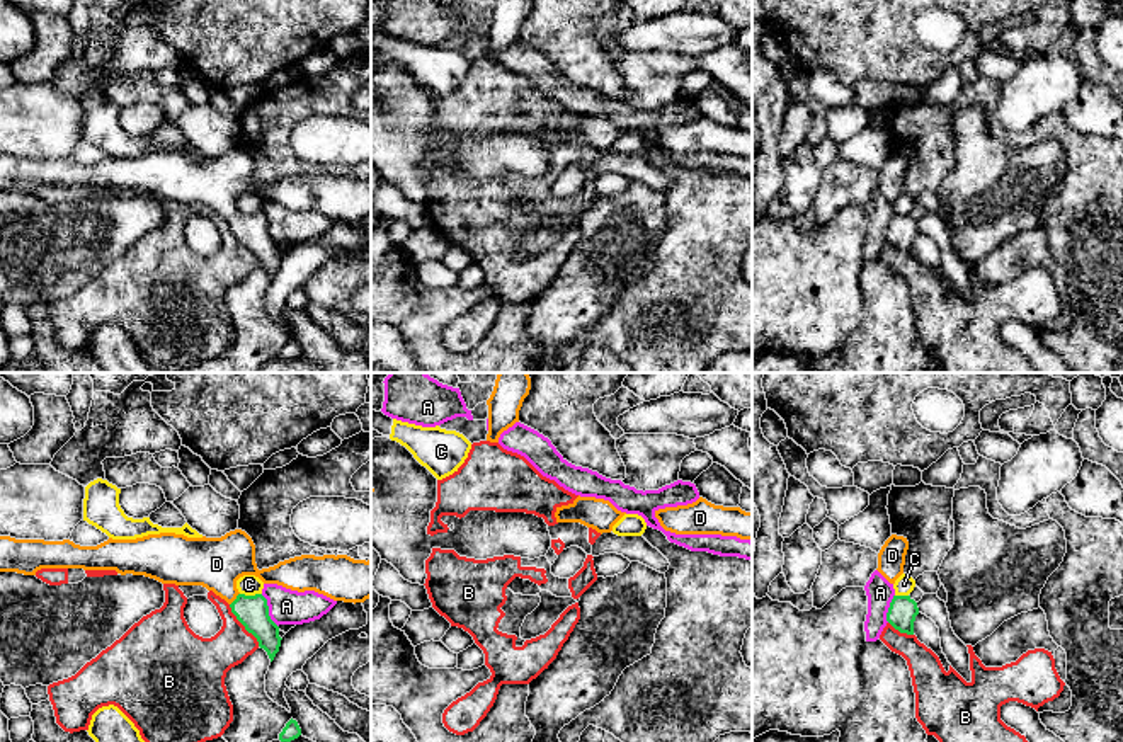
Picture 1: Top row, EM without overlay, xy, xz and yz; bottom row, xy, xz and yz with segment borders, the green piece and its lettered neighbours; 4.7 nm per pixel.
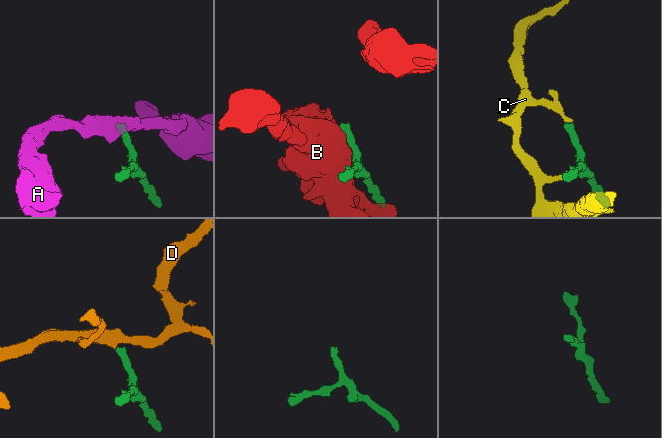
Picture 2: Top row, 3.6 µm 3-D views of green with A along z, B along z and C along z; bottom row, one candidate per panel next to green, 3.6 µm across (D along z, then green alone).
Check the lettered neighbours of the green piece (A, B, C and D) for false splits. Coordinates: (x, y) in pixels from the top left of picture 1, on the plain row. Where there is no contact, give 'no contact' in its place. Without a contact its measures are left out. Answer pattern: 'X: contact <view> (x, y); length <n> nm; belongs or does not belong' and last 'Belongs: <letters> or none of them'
A: contact xy (267, 230); length 180 nm; does not belong
B: contact xy (242, 242); length 240 nm; does not belong
C: contact xy (250, 215); length 100 nm; does not belong
D: contact xy (235, 218); length 80 nm; belongs
Belongs: D

